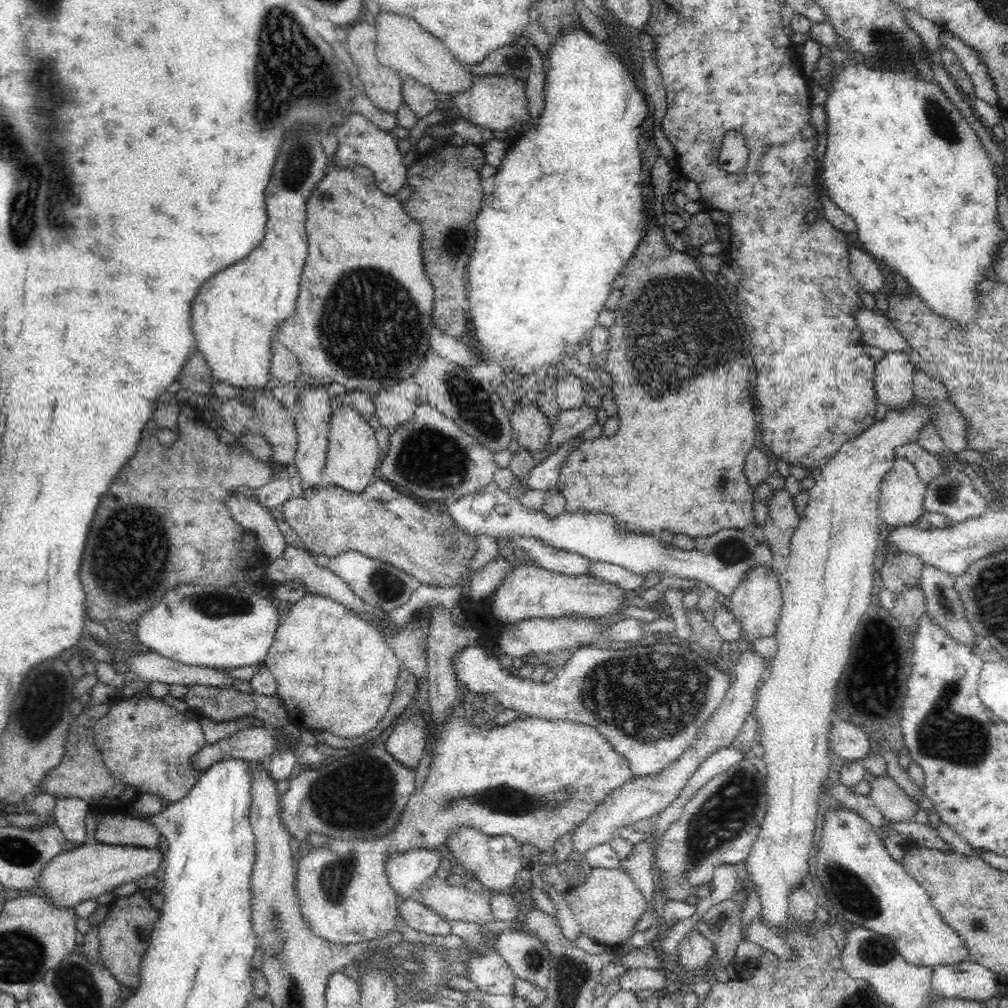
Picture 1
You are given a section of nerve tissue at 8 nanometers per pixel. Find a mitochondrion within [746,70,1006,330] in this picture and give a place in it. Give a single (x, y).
(942, 123)

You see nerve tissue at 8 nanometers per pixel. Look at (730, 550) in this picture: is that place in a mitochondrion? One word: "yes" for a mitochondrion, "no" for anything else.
yes

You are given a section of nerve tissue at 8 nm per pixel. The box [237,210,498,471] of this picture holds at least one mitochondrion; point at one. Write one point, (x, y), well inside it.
(374, 333)

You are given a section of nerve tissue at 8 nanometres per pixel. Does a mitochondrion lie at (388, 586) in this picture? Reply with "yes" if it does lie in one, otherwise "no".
yes

